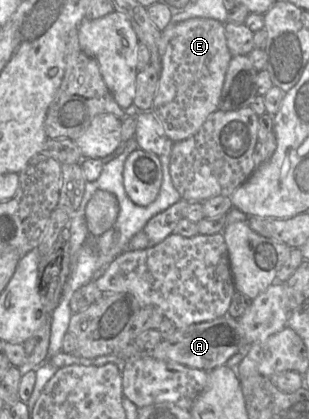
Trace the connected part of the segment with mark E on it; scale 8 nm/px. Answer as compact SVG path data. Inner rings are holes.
M191 18L162 31L164 54L151 111L172 142L186 140L198 132L209 115L218 110L225 75L232 59L225 26L211 18Z

